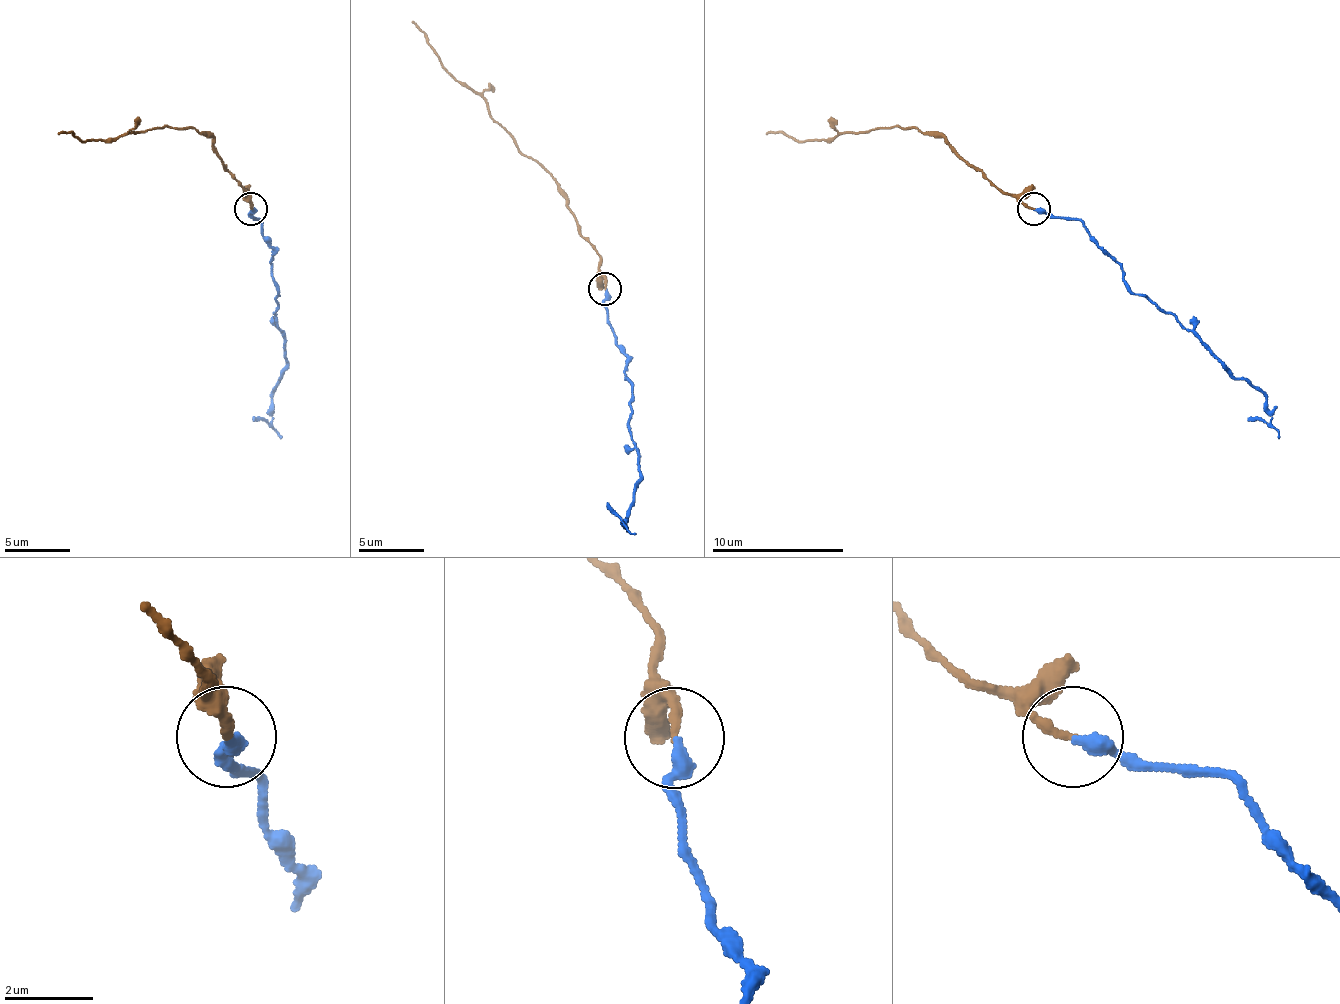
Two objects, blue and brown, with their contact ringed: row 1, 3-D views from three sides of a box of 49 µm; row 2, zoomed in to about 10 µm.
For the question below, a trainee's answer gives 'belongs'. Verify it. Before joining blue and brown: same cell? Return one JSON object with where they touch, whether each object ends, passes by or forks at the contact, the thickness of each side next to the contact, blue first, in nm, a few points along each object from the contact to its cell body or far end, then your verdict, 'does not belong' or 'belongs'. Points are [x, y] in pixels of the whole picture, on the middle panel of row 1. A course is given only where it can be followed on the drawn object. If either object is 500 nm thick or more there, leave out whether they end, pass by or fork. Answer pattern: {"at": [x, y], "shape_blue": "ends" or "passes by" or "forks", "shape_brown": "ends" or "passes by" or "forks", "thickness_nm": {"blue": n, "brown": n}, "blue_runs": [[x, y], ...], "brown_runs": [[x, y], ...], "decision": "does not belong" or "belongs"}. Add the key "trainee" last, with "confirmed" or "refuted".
{"at": [605, 288], "shape_blue": "ends", "shape_brown": "ends", "thickness_nm": {"blue": 320, "brown": 200}, "blue_runs": [[604, 287], [614, 333], [630, 383], [630, 426], [640, 482], [627, 524], [637, 534]], "brown_runs": [[604, 287], [601, 254], [581, 235], [548, 172], [518, 149], [489, 106], [439, 60], [413, 21]], "decision": "belongs", "trainee": "confirmed"}

